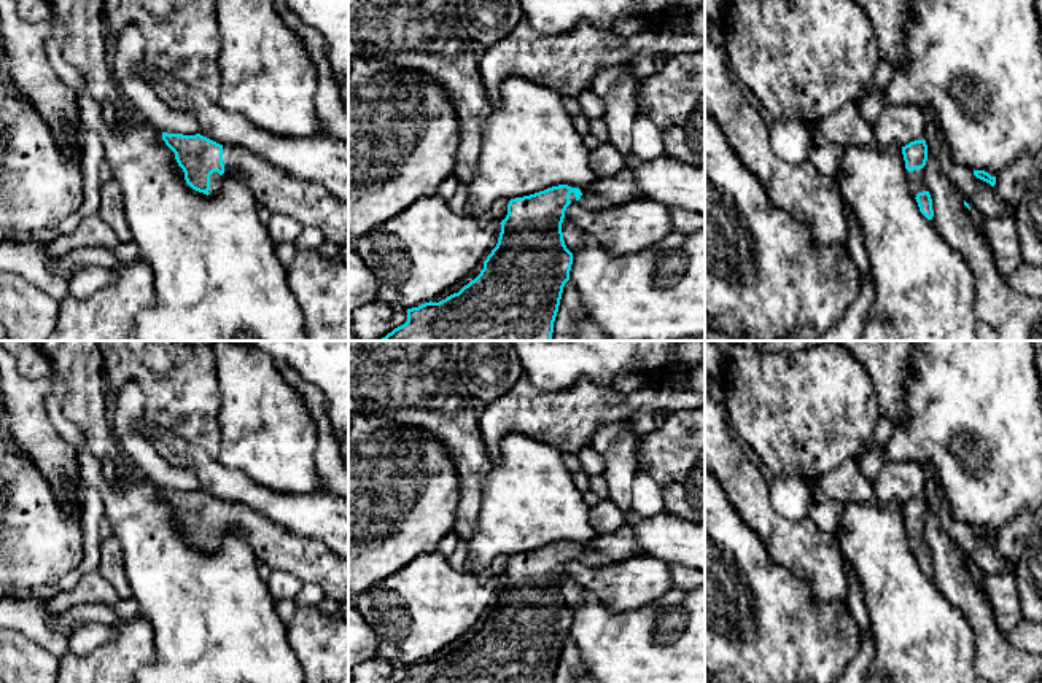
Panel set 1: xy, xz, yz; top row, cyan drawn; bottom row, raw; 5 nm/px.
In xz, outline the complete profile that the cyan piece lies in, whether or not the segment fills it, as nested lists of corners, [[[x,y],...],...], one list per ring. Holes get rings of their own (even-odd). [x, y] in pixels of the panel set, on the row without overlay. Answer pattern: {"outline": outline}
{"outline": [[[627,524],[589,544],[558,541],[511,556],[507,572],[500,580],[498,600],[484,618],[480,630],[439,659],[430,658],[407,665],[407,678],[401,683],[554,683],[573,621],[573,610],[566,605],[562,589],[566,564],[576,560],[597,568],[636,556],[640,549]]]}

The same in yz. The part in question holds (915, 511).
{"outline": [[[915,497],[902,503],[902,511],[907,525],[907,535],[910,540],[910,548],[918,559],[920,568],[932,576],[932,556],[924,540],[924,522],[927,517],[927,502],[926,497]]]}

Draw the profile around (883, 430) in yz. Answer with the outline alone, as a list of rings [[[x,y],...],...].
[[[880,414],[872,438],[867,441],[867,444],[864,446],[862,452],[856,457],[856,460],[859,460],[859,457],[872,447],[886,446],[894,433],[894,428],[894,423],[888,417]]]

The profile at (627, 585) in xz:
[[[643,554],[597,568],[570,560],[565,573],[612,613],[638,610],[673,587],[670,567]]]

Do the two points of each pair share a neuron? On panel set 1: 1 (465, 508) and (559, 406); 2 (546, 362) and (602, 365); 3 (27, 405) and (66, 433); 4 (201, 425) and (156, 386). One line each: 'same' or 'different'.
1: different
2: same
3: different
4: same

